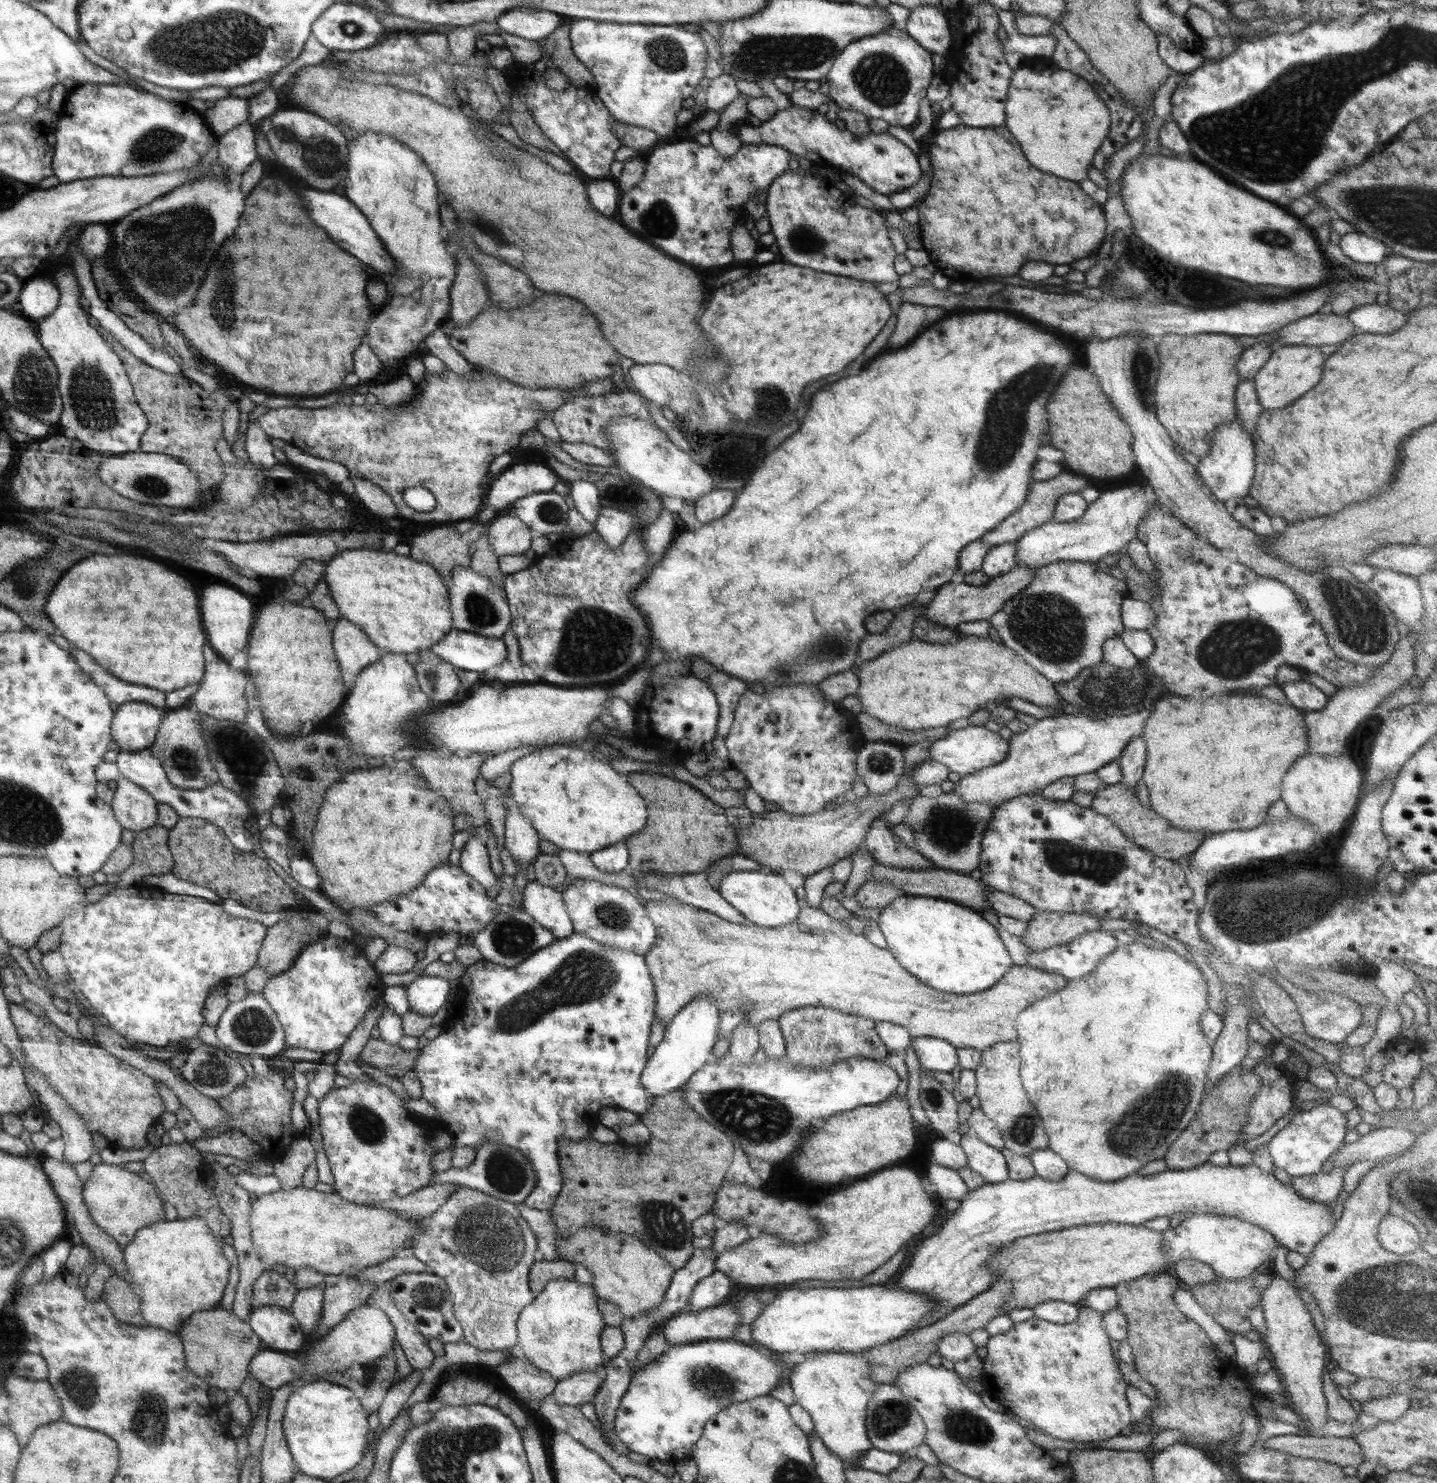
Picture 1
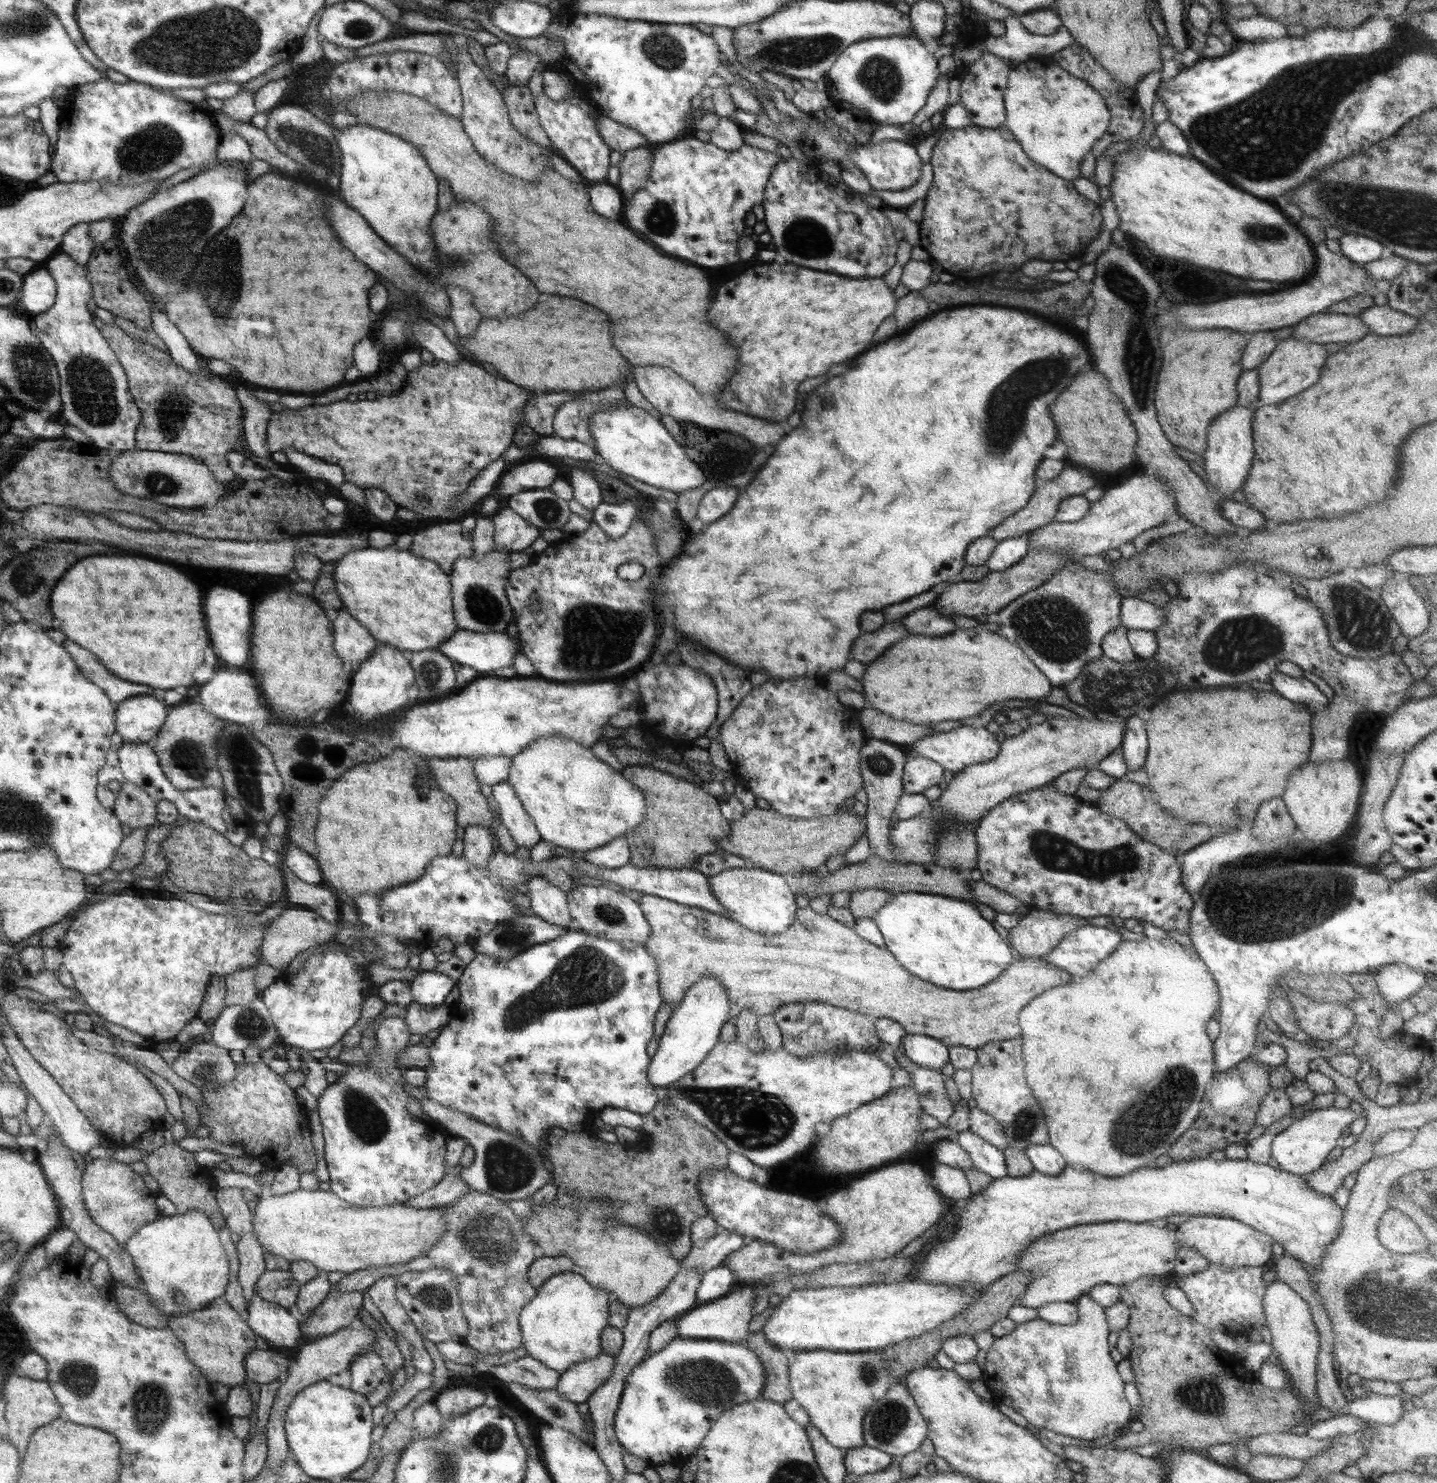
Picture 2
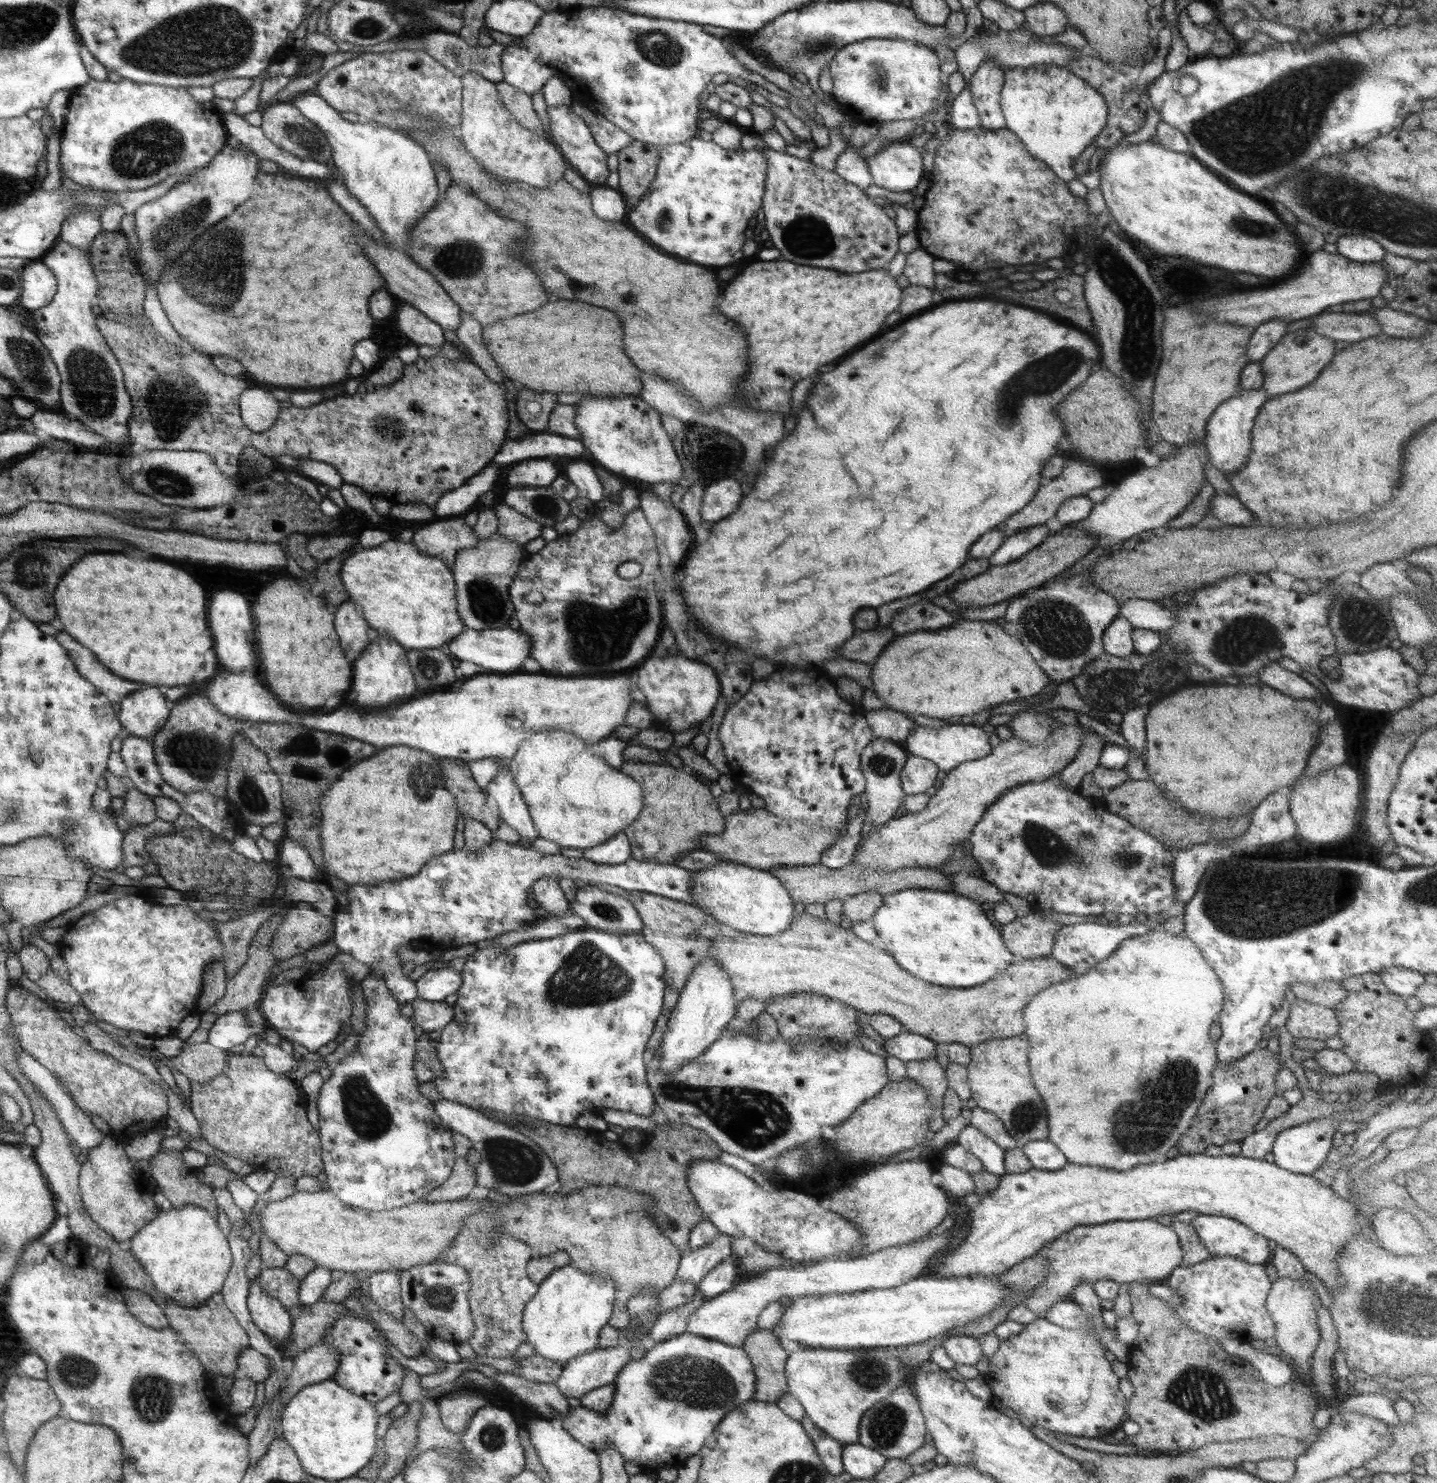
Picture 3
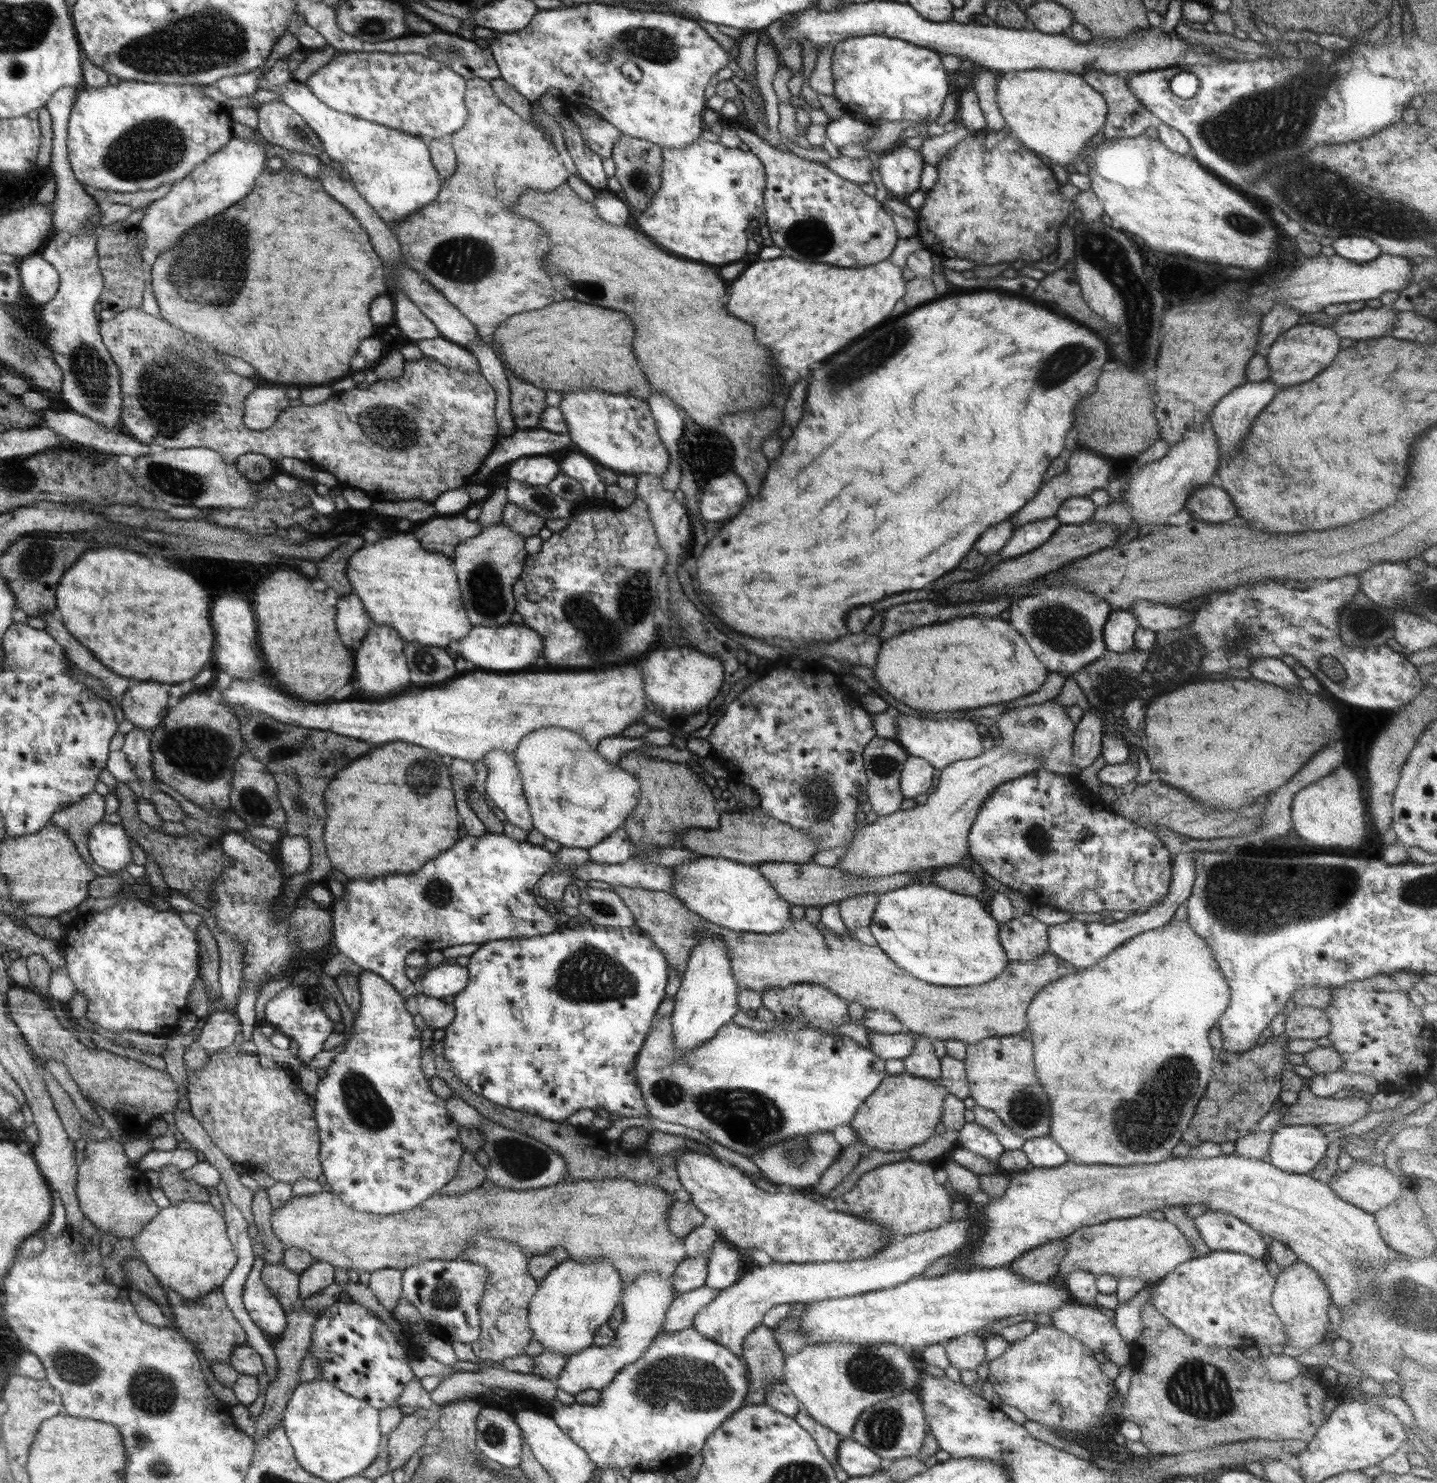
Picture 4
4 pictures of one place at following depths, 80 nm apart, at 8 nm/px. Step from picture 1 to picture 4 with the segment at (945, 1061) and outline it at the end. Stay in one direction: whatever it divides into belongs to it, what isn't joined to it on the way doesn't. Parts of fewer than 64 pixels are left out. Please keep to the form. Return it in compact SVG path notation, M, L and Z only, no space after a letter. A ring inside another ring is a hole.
M904 1031L898 1034L867 1033L869 1049L882 1060L898 1060L913 1053L913 1033Z

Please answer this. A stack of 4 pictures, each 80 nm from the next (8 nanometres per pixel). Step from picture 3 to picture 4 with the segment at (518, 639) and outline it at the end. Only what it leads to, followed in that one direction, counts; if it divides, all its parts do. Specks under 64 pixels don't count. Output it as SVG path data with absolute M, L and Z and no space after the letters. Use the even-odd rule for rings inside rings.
M508 623L503 627L491 627L490 625L473 626L462 640L454 643L458 654L465 660L471 660L478 668L484 670L522 670L530 666L536 658L540 658L545 648L543 636L533 628L523 623Z

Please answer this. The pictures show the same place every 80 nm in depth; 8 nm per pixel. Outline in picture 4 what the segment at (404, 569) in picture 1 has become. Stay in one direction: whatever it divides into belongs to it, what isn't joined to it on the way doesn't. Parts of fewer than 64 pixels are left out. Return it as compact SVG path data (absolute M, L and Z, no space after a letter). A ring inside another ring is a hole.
M398 532L394 536L389 534L378 542L365 544L348 559L347 576L373 622L390 625L408 642L446 648L462 640L473 630L463 603L453 559L444 553L429 551L414 533Z

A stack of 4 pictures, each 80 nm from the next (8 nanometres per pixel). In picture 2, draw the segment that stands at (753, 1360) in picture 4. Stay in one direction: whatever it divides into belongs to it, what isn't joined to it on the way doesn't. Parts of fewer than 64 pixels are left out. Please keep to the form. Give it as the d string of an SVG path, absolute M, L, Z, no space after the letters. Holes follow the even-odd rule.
M762 1331L750 1333L745 1343L752 1352L756 1353L766 1373L762 1398L778 1405L792 1400L789 1379L790 1364L782 1349L774 1346Z

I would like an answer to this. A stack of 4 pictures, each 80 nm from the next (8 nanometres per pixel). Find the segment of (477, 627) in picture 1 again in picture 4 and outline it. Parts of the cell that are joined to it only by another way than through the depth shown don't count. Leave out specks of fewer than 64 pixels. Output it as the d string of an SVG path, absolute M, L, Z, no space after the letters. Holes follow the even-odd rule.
M502 521L457 544L452 559L453 564L458 564L457 576L462 576L462 588L466 588L466 604L470 604L469 615L474 616L473 626L503 627L511 622L517 606L514 586L523 574L527 555L524 538Z

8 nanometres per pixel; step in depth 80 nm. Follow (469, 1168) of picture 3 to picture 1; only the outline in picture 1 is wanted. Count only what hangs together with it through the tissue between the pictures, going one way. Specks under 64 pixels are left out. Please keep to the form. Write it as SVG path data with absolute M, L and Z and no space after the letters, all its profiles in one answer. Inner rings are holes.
M438 1183L425 1186L412 1195L394 1200L385 1200L372 1204L374 1207L387 1208L408 1217L422 1221L436 1212L452 1195L459 1185L452 1183Z

